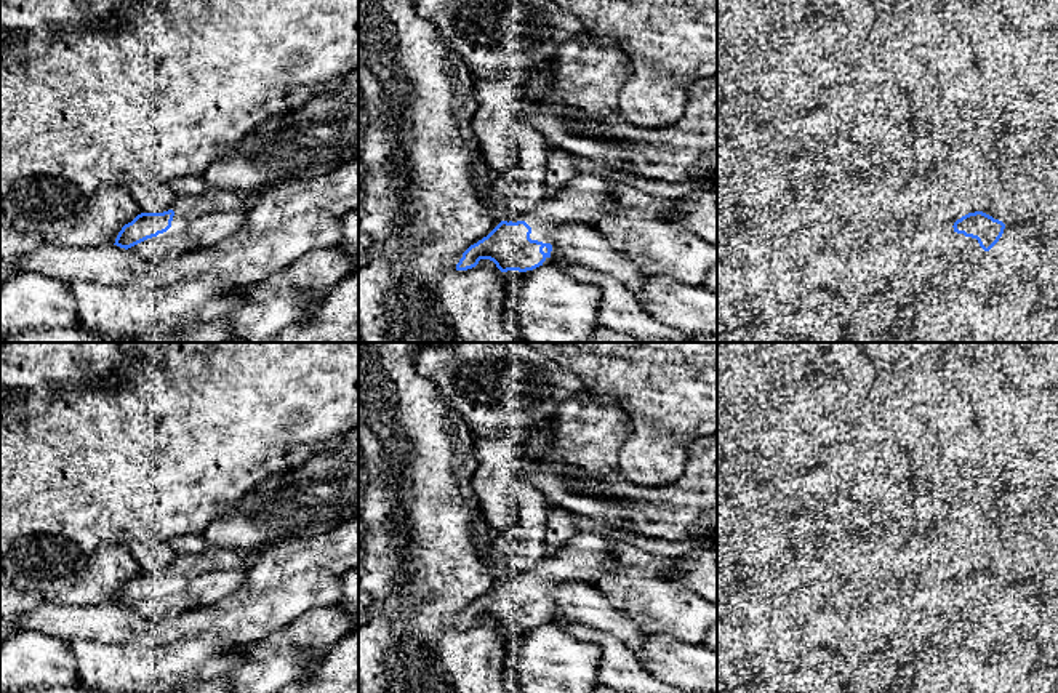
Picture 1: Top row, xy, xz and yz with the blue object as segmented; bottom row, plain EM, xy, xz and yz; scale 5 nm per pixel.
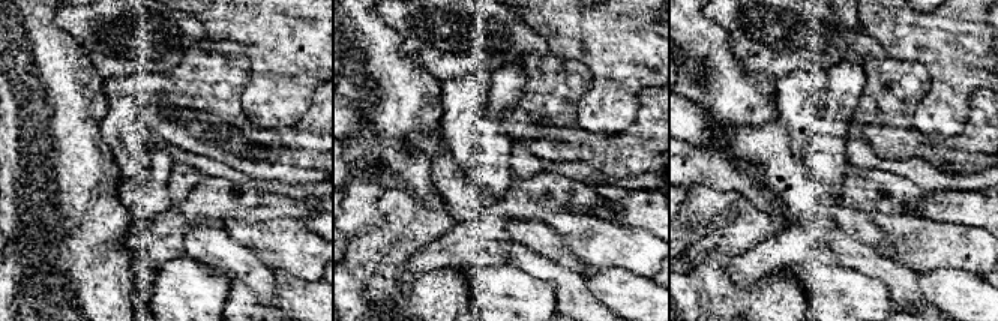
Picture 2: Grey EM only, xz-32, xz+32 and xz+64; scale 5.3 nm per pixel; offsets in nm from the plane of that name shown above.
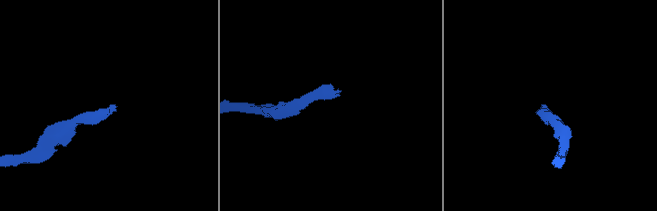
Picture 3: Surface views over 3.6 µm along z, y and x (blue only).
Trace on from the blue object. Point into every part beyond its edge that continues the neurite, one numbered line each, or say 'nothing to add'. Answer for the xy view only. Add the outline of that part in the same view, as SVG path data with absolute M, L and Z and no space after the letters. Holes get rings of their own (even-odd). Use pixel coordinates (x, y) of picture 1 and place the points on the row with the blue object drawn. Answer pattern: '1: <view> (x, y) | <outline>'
1: xy (157, 255) | M208 194L176 197L168 210L174 211L171 227L128 248L139 261L139 270L131 277L131 282L146 278L158 285L166 285L171 280L173 264L186 253L192 251L189 229L210 206ZM166 210L166 211L168 211Z

